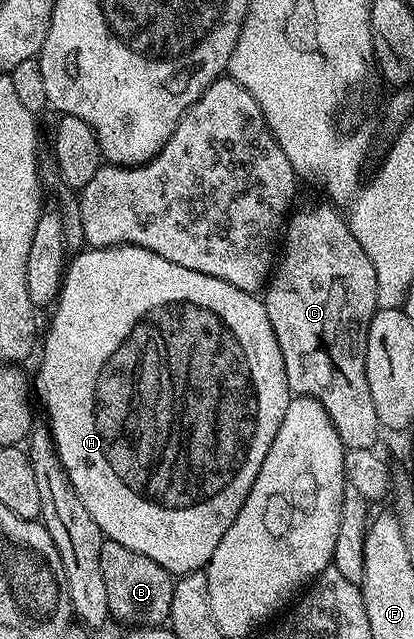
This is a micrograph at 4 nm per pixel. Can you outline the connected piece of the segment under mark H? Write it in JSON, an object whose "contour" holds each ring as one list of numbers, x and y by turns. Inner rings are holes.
{"contour":[[125,244,110,245,106,249,86,247,71,256,52,312,50,326,47,329,45,326,44,340,40,345,42,362,38,365,36,397,46,408,45,420,54,437,54,447,72,487,76,487,76,495,80,495,80,503,84,503,84,507,88,507,88,515,96,519,103,538,120,543,140,555,148,555,148,559,160,563,160,567,167,569,171,575,205,570,224,531,232,527,232,519,236,519,244,499,248,499,248,491,252,491,252,483,256,483,260,463,264,463,264,455,268,455,268,447,272,447,272,439,276,439,284,411,292,400,284,375,280,343,276,343,272,323,268,323,265,304,255,294,240,291,240,287,232,287,232,283,224,279,216,279,200,271,188,271,188,267,168,263,168,259,144,247]]}

